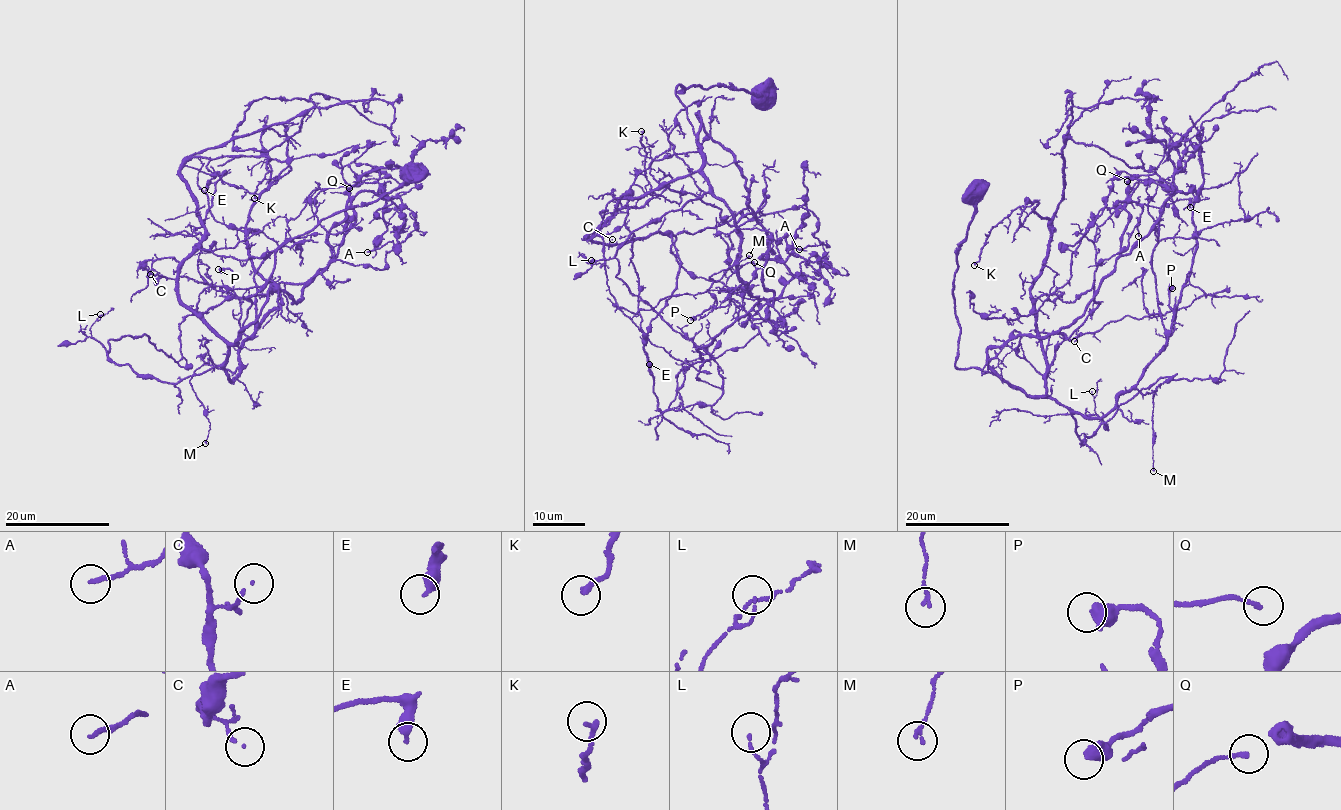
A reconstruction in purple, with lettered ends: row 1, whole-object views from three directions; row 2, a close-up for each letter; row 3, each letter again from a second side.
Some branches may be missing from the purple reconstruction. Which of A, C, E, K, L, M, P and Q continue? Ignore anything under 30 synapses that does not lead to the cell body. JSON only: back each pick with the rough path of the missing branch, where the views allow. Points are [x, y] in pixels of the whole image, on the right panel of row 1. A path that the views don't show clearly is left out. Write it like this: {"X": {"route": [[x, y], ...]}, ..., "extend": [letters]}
{"extend": []}

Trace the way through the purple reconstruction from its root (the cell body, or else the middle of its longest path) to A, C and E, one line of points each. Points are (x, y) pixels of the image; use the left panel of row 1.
A: (412, 175), (277, 250), (244, 326), (268, 291), (296, 305), (332, 262), (385, 270), (395, 246), (367, 252)
C: (412, 175), (277, 250), (231, 345), (181, 301), (177, 262), (148, 260), (142, 269), (150, 274)
E: (412, 175), (277, 250), (231, 345), (179, 294), (179, 264), (201, 240), (194, 229), (225, 171), (204, 190)

